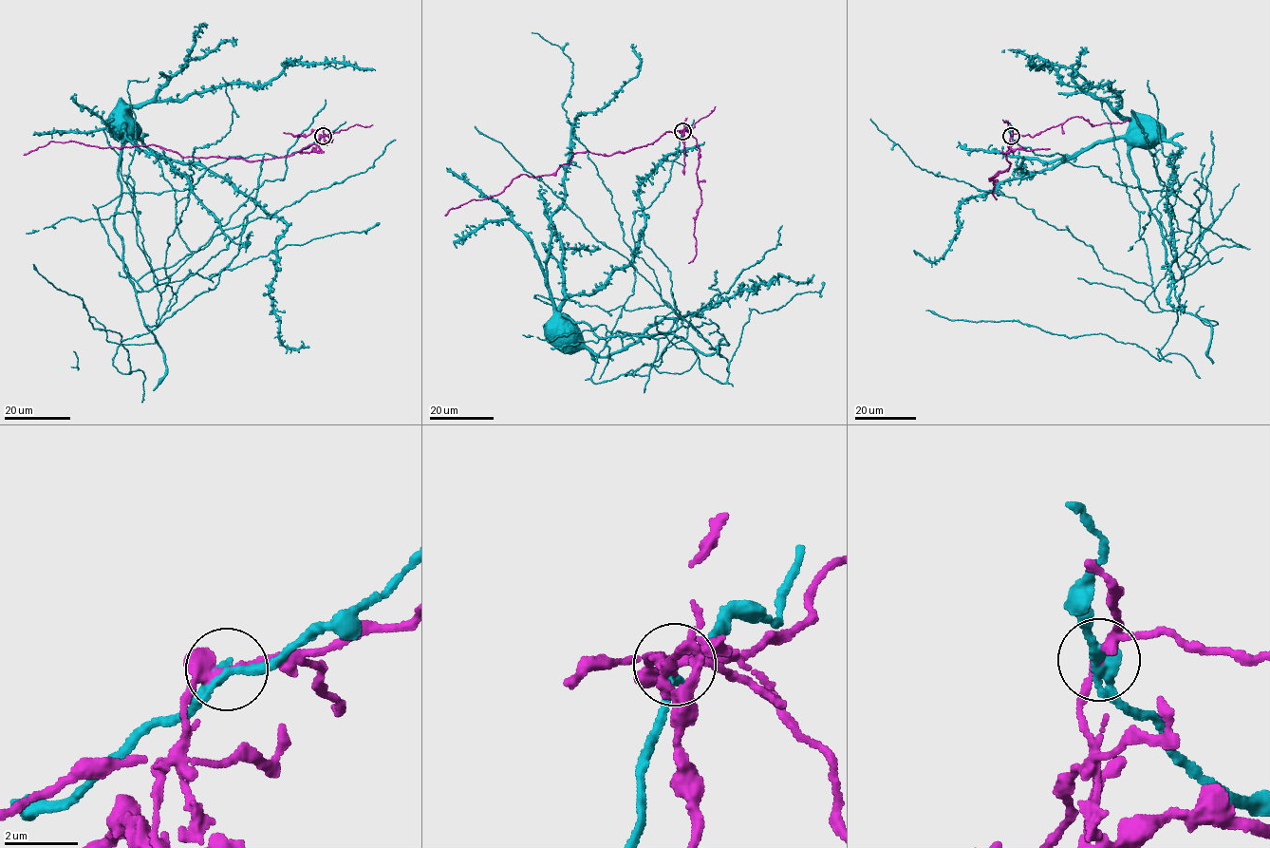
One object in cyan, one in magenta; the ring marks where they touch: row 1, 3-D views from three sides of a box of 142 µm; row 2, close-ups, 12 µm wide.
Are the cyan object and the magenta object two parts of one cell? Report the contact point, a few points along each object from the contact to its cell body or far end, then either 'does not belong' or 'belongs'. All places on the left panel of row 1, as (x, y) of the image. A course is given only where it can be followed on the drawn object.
at (323, 136); cyan runs (322, 136), (281, 157), (228, 159), (183, 191), (123, 193), (98, 208), (142, 291), (115, 226), (125, 129); magenta runs (322, 136), (291, 155), (257, 160), (182, 158), (158, 145), (100, 148), (76, 141), (51, 141), (24, 155); does not belong

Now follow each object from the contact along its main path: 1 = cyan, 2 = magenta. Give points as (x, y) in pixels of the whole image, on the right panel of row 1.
1: (1011, 136), (1111, 181), (1174, 192), (1199, 211), (1208, 259), (1180, 278), (1134, 173), (1140, 138)
2: (1011, 136), (1005, 155), (1008, 169), (988, 179), (998, 180), (993, 182), (996, 199)

